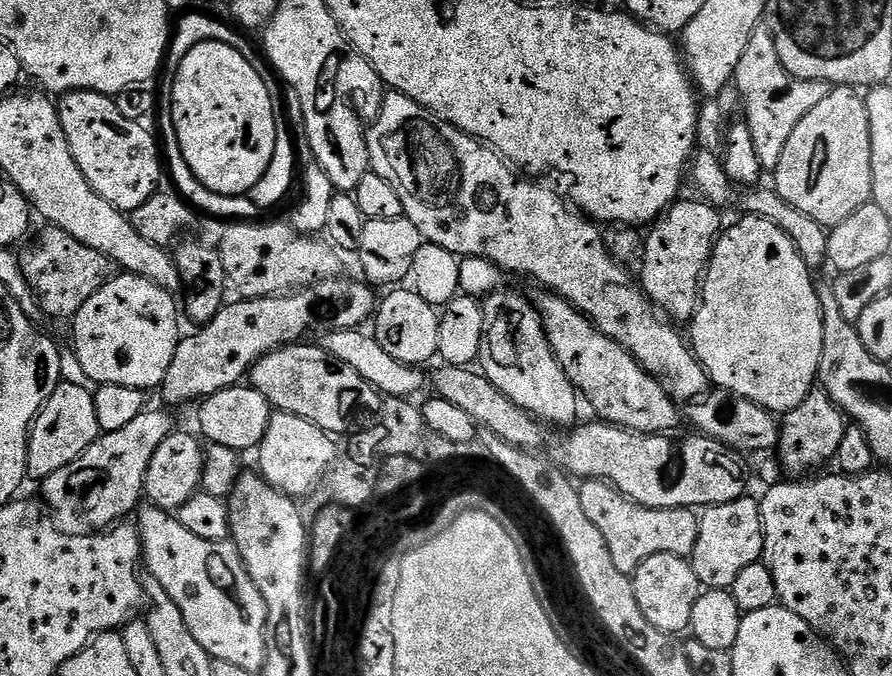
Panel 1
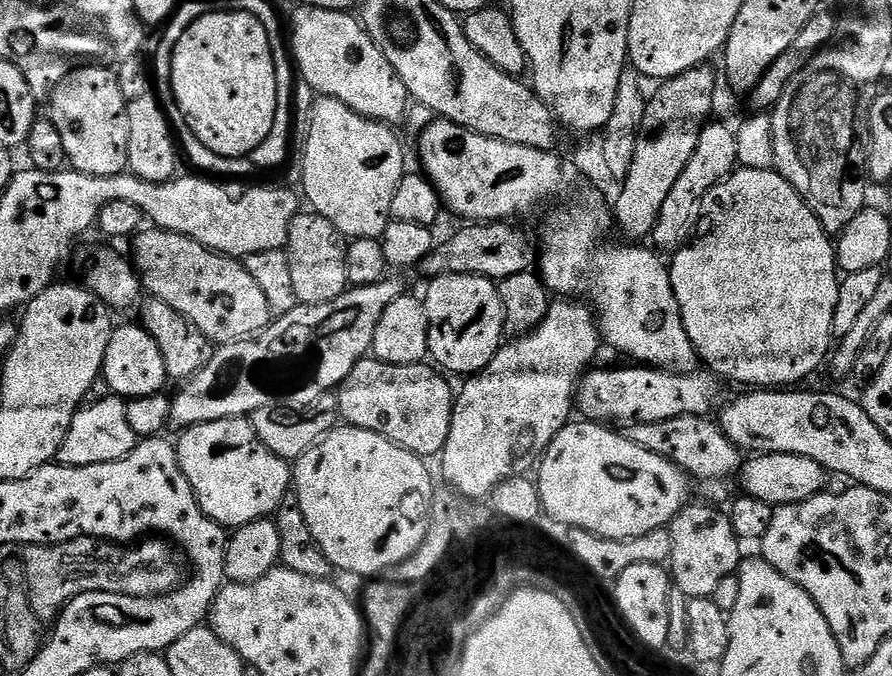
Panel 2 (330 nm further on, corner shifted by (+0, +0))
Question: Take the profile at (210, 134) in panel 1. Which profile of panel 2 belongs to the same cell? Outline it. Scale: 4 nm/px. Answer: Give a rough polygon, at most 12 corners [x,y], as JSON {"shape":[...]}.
{"shape":[[250,13],[172,45],[172,99],[206,150],[270,138],[278,78]]}

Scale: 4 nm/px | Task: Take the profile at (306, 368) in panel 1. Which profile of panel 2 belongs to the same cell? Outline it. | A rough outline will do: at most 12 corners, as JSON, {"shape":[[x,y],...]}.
{"shape":[[360,360],[343,423],[443,452],[452,392],[427,363]]}

